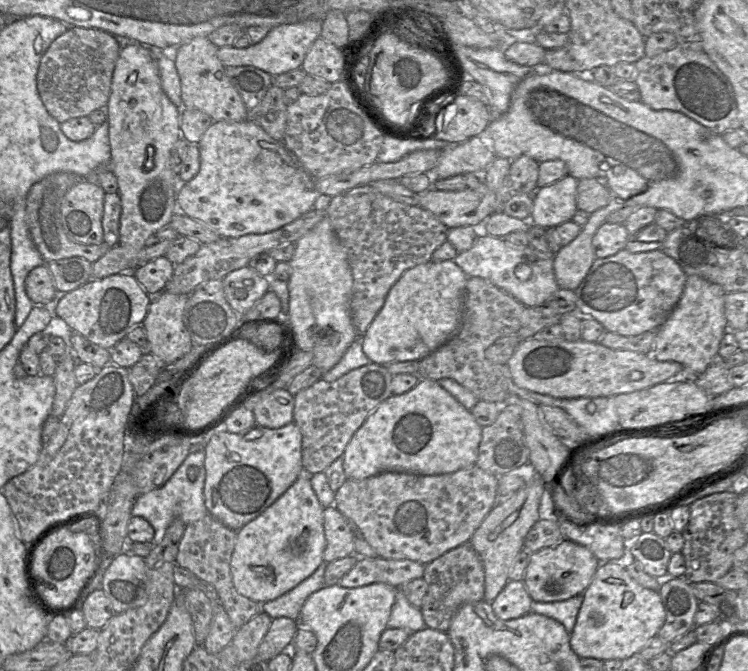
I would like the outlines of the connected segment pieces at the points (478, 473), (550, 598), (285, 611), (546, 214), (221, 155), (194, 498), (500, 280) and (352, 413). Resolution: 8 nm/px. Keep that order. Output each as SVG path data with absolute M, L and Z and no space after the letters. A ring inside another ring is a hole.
M477 465L453 473L422 475L385 471L359 479L347 479L335 492L334 506L358 527L377 556L386 559L410 559L424 565L470 539L498 502L498 477Z
M564 538L554 546L542 548L531 554L523 582L534 602L550 603L564 601L574 596L582 595L585 592L600 563L587 547Z
M322 563L316 571L282 596L261 605L263 612L272 619L287 617L299 620L302 606L311 594L325 586L324 574L326 563Z
M567 175L553 184L537 188L533 193L530 223L548 229L571 221L578 210L578 181Z
M250 119L240 122L214 121L197 144L200 169L194 178L181 183L176 195L178 211L201 222L221 238L238 238L277 230L313 208L320 193L313 178L282 142L271 138Z
M204 451L190 452L172 476L159 488L137 495L132 508L132 516L140 516L146 519L154 529L152 546L159 544L165 534L168 525L173 519L179 518L184 525L195 522L208 514L204 504L203 488L205 481ZM189 467L198 468L198 476L194 481L187 477Z
M481 231L475 244L467 251L460 252L454 262L464 271L468 277L481 277L488 280L501 290L510 294L514 299L526 307L544 305L547 300L559 289L554 273L554 256L546 256L544 253L531 246L514 246L504 238L494 237Z
M370 363L351 370L333 382L320 378L294 395L293 421L302 434L302 464L308 475L324 472L344 450L368 415L392 395L393 375L386 366Z

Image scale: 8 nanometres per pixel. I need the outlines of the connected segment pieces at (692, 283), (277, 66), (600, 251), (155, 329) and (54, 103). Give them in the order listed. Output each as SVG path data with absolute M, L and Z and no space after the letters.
M687 276L683 294L666 321L655 331L651 357L658 361L674 361L684 367L687 378L697 377L718 359L720 342L727 332L724 312L726 292L718 284L699 276Z
M310 18L295 24L279 25L271 28L259 43L247 48L219 47L217 56L225 67L253 66L275 77L301 68L310 47L320 37L321 28L321 19L318 18Z
M604 222L592 238L596 258L606 258L625 248L630 233L624 224Z
M162 291L152 298L142 326L148 340L148 351L162 366L172 364L186 356L193 348L190 335L184 324L184 312L189 295L171 294Z
M77 26L68 27L51 43L39 64L37 90L46 110L58 123L106 108L122 44L122 40L103 30Z

